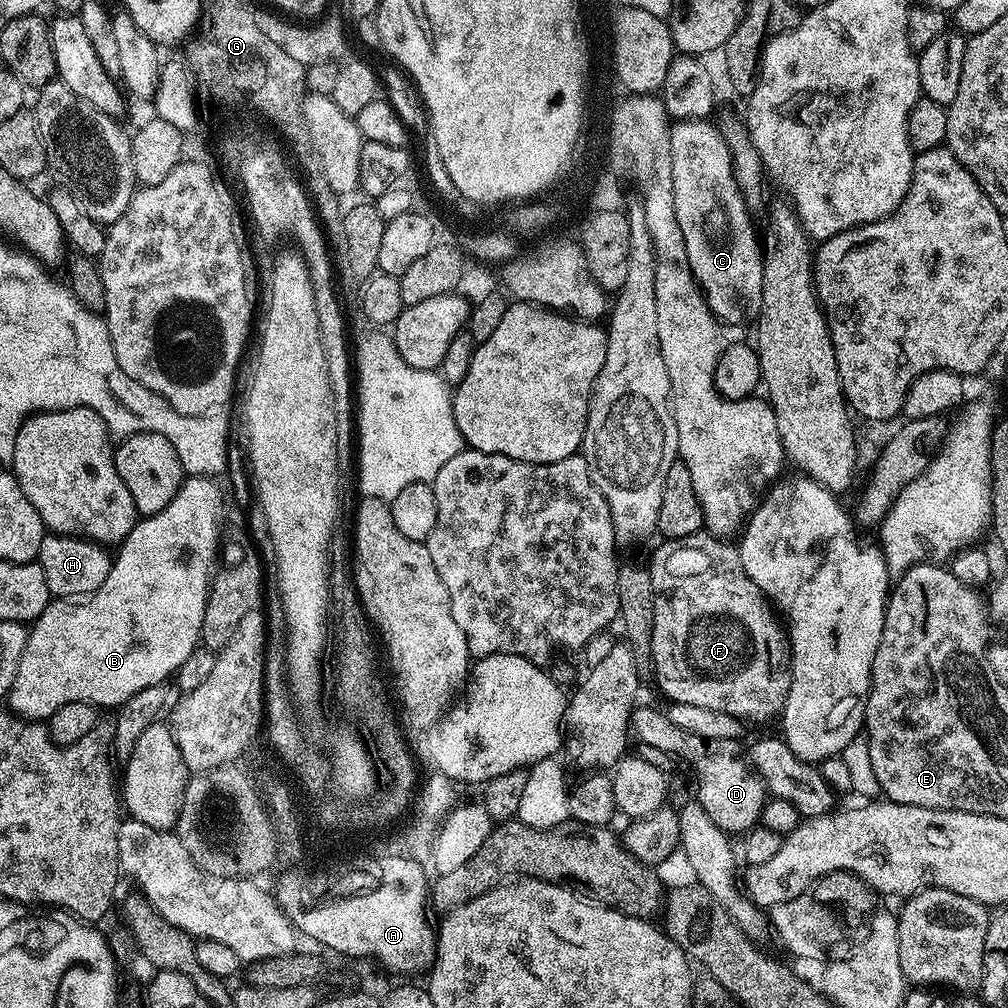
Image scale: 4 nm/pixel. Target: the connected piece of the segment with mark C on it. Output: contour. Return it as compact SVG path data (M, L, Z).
M708 120L679 121L669 129L668 136L668 161L672 163L672 189L674 190L674 214L678 218L678 230L682 230L682 238L686 246L688 255L688 265L692 267L692 275L695 276L700 291L707 296L706 303L716 314L717 320L728 324L740 324L747 316L755 317L760 311L760 291L762 290L762 274L764 273L764 249L761 237L758 235L758 224L752 221L752 216L748 213L749 201L745 200L743 190L736 180L736 170L732 161L732 154L728 149L728 141L725 139L723 131L710 124Z

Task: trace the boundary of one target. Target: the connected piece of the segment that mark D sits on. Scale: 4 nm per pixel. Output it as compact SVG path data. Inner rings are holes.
M643 706L633 711L631 727L637 741L661 746L673 744L670 748L672 756L692 763L692 772L696 775L695 799L700 801L702 810L710 814L714 826L729 834L735 832L744 834L757 827L766 803L766 787L763 777L746 759L745 749L744 752L740 749L739 739L703 740L674 726L668 716L661 711L651 712Z

